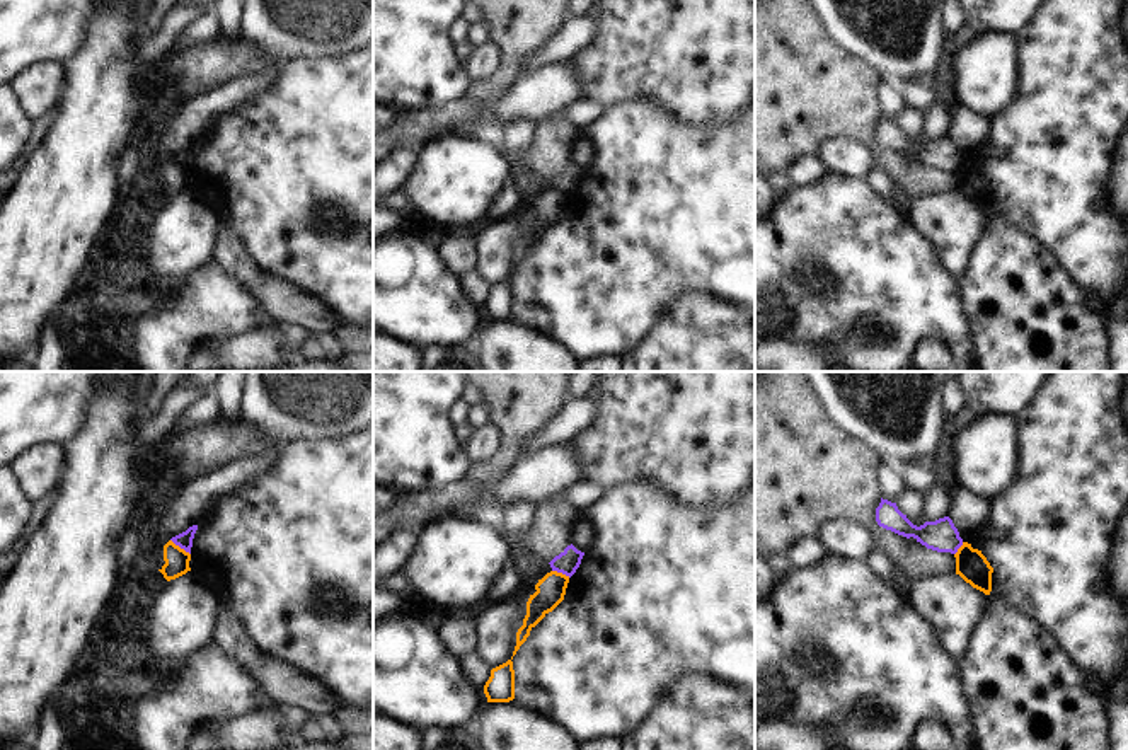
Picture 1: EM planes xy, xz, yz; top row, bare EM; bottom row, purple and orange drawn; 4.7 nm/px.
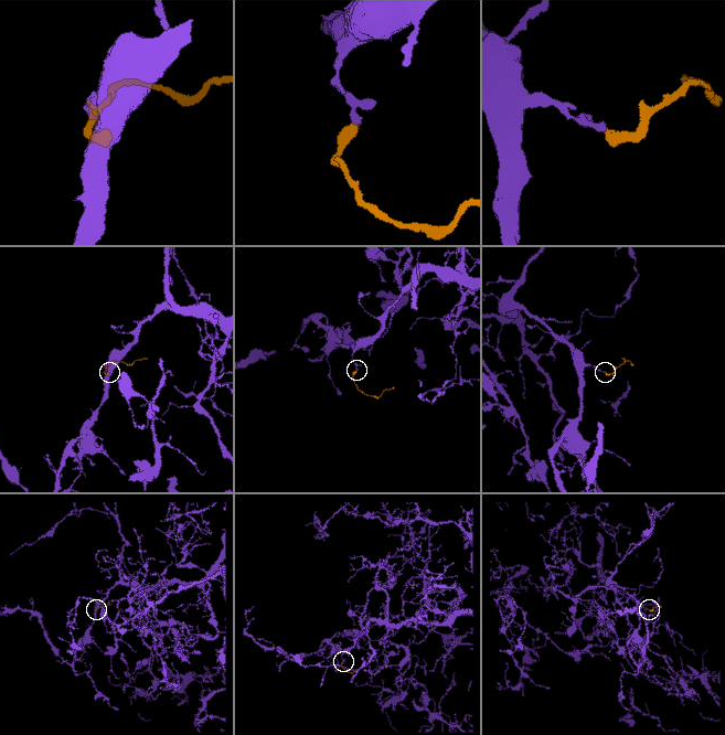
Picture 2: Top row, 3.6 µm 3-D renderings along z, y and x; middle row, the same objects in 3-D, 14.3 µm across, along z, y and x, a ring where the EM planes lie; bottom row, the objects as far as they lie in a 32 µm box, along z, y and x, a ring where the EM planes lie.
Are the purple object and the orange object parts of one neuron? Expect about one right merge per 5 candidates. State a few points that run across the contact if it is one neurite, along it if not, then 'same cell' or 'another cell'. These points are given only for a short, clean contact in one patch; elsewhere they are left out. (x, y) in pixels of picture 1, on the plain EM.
line xy (171, 157), (189, 173); another cell

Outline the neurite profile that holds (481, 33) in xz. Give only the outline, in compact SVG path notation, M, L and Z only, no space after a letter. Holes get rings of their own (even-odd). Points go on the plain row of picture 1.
M486 19L470 24L470 31L467 34L467 41L474 48L479 48L479 46L489 43L491 39L494 39L494 32L492 32L491 24Z

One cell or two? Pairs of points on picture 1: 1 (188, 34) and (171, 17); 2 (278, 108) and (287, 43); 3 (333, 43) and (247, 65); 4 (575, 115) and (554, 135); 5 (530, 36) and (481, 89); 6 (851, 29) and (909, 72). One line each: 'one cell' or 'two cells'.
1: two cells
2: two cells
3: two cells
4: two cells
5: one cell
6: one cell

